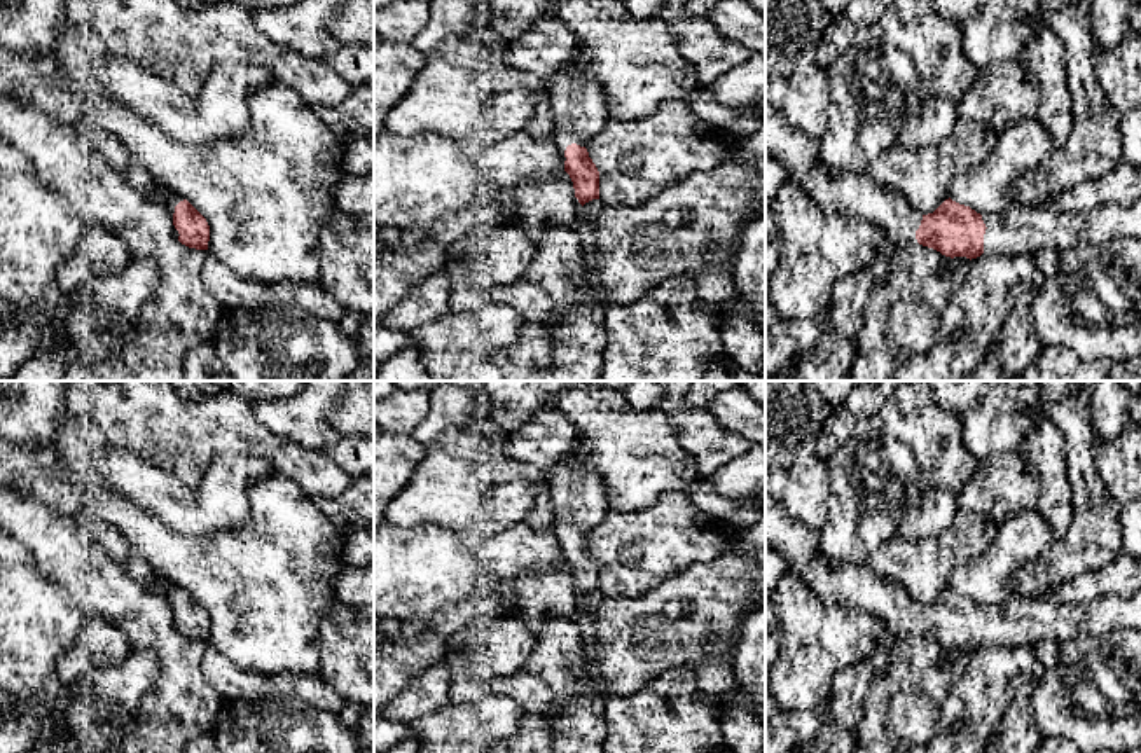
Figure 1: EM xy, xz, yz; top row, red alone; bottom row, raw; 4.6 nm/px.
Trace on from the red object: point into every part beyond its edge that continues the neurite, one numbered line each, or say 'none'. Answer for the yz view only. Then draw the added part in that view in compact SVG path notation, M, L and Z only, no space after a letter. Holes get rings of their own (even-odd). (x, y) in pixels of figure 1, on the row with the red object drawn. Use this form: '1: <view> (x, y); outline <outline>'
1: yz (858, 194); outline M765 101L765 152L778 159L792 180L799 182L807 194L826 210L844 210L875 227L882 229L889 245L919 245L916 231L921 225L923 215L914 211L910 204L896 192L879 187L868 173L837 175L819 157L819 143L816 136L807 136L802 131L792 129L779 112Z
2: yz (1014, 229); outline M1141 201L1132 206L1101 206L1090 211L1066 211L1048 208L1020 208L1008 204L998 213L982 215L985 224L984 253L1020 253L1034 255L1038 250L1052 248L1057 253L1075 246L1099 246L1113 239L1141 238Z

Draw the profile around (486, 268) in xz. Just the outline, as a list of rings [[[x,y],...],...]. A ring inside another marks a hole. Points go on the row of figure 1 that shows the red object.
[[[496,224],[449,246],[444,274],[453,283],[451,311],[474,309],[489,290],[522,278],[536,257],[535,243],[519,229]]]

